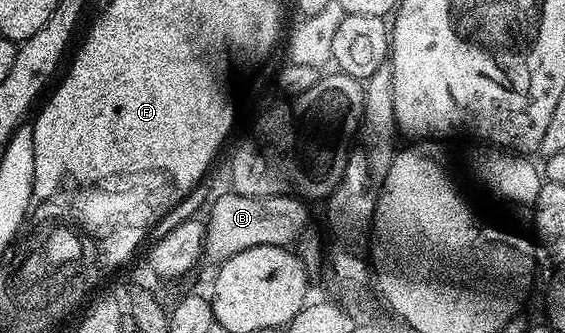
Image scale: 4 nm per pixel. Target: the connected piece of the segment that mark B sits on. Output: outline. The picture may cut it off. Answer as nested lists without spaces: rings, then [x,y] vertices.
[[[226,192],[215,203],[210,203],[211,215],[206,215],[205,240],[203,253],[206,261],[222,264],[237,252],[245,252],[245,248],[261,248],[262,246],[290,247],[304,235],[307,226],[308,203],[293,194],[277,196],[241,196],[234,192]]]

